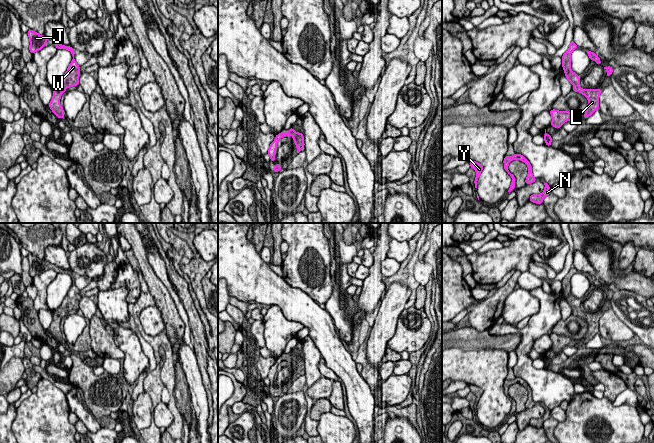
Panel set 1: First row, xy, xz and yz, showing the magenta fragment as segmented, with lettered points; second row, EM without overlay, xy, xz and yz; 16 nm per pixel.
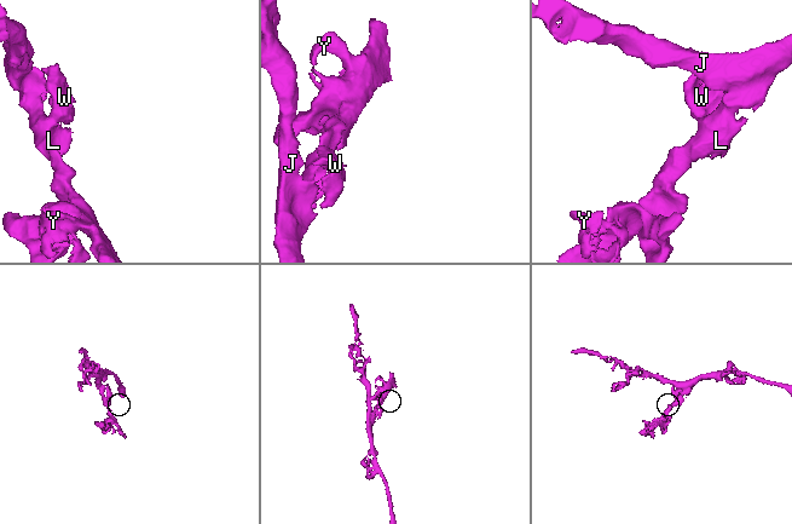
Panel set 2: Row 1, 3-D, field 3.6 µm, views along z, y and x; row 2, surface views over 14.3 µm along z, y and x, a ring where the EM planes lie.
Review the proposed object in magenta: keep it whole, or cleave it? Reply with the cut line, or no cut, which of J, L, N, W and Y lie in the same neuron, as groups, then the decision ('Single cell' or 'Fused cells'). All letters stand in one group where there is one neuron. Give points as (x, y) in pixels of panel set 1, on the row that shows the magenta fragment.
No split. Groups: J L N W Y. Single cell

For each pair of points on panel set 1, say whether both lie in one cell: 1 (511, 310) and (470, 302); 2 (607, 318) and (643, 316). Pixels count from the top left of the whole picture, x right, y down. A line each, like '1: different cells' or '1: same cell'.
1: different cells
2: different cells

